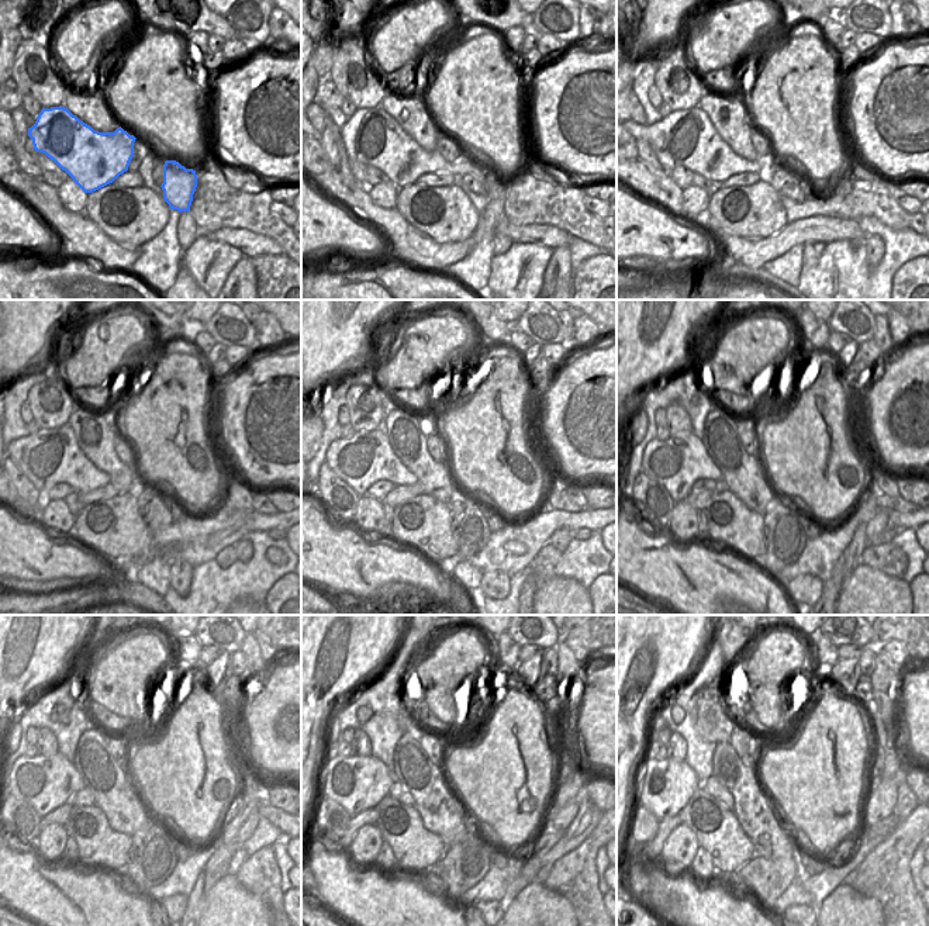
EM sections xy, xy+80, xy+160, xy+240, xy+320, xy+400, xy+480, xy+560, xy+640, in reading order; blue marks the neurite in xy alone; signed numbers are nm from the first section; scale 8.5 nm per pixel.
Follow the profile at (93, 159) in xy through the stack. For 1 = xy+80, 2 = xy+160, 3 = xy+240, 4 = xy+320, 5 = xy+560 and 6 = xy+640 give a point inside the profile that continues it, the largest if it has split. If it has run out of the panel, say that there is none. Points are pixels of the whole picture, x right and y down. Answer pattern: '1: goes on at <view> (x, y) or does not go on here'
1: goes on at xy+80 (372, 137)
2: goes on at xy+160 (687, 138)
3: goes on at xy+240 (51, 456)
4: goes on at xy+320 (366, 458)
5: goes on at xy+560 (358, 783)
6: goes on at xy+640 (665, 787)

